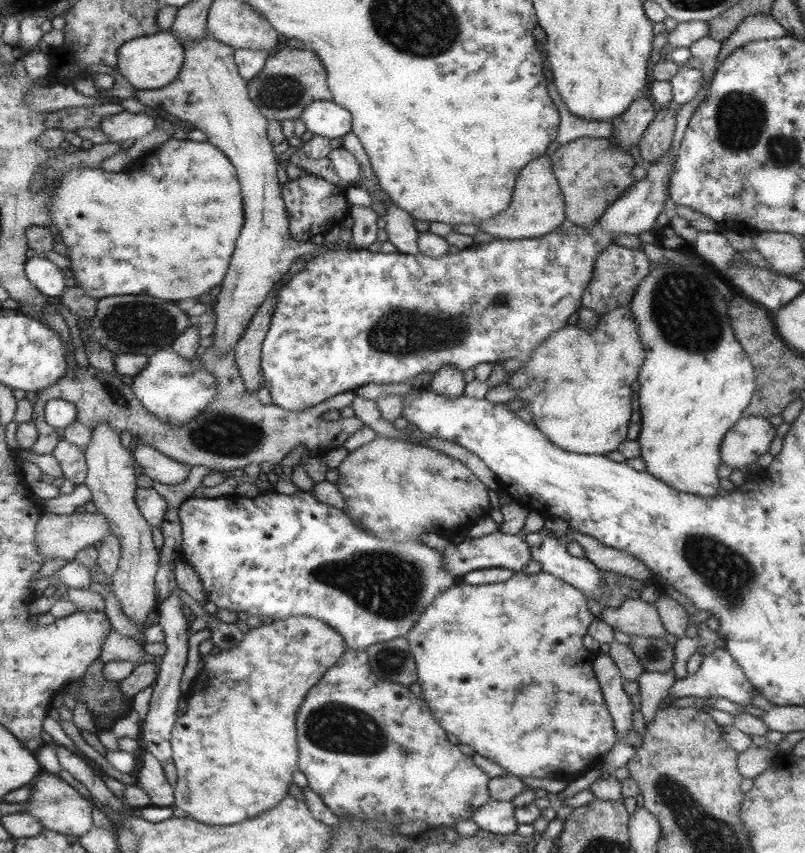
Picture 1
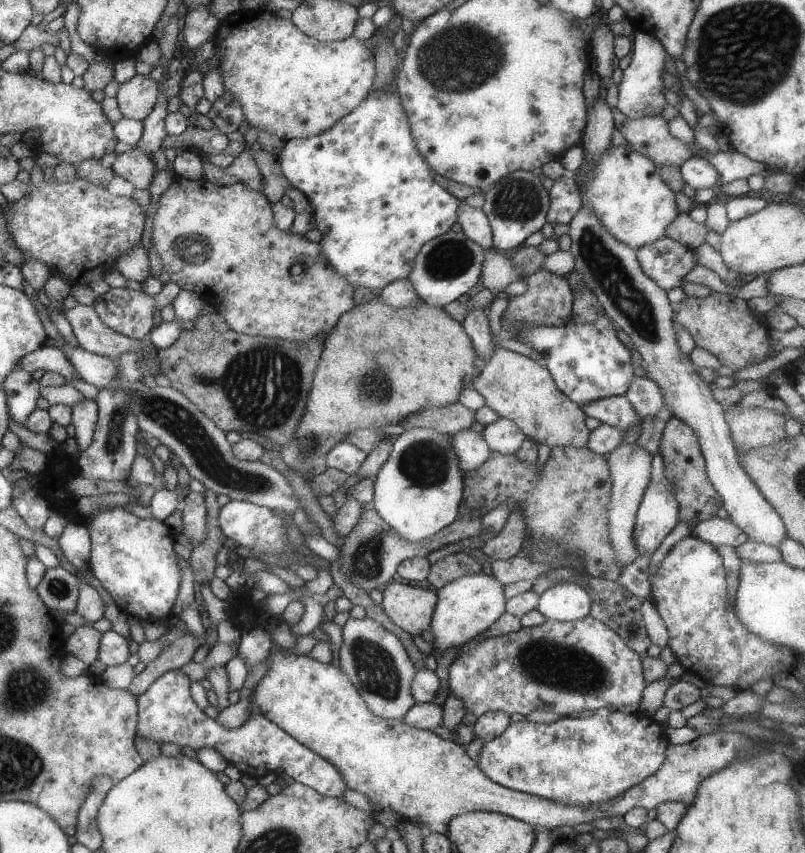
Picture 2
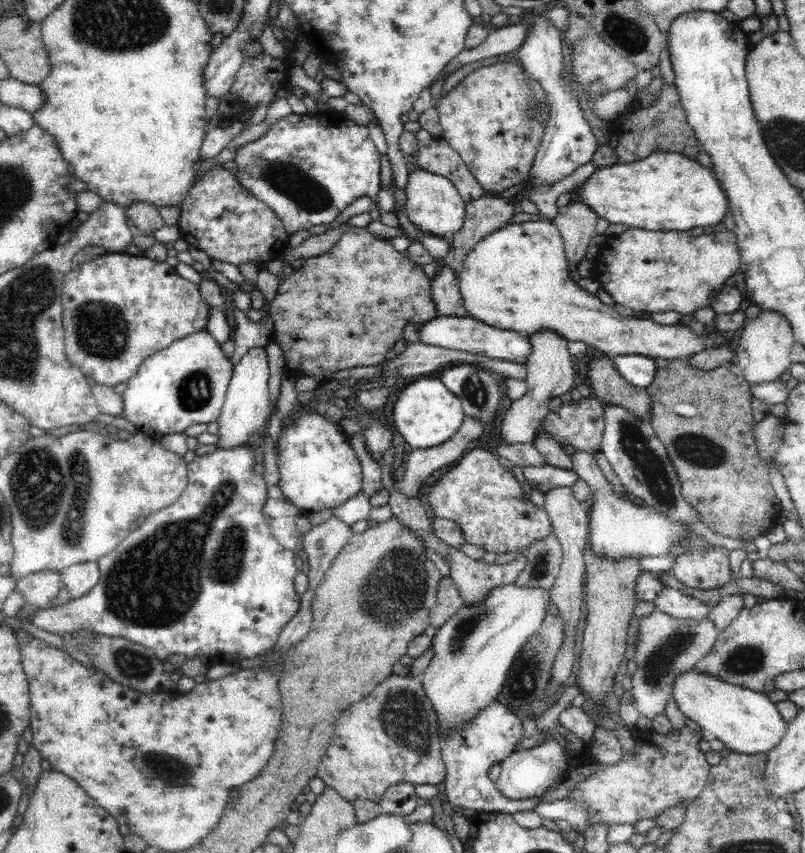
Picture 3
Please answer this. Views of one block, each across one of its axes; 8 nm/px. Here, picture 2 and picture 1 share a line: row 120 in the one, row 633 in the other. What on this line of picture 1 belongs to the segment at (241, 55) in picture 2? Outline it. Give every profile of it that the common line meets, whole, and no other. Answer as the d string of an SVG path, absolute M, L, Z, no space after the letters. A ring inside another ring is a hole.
M295 616L295 618L287 618L287 620L277 620L271 622L269 626L259 626L249 630L241 644L237 648L231 650L221 650L217 656L205 656L203 660L203 670L195 676L195 682L191 684L189 692L187 692L187 710L183 716L179 716L175 720L175 726L171 730L171 762L177 770L177 782L173 786L175 792L175 808L181 808L187 818L191 818L193 822L199 824L207 824L207 826L233 826L233 824L243 824L241 820L251 820L255 816L261 816L263 812L267 812L269 808L273 808L275 804L279 804L285 796L287 796L287 788L293 782L293 774L299 770L297 762L299 762L299 746L297 746L297 730L295 730L295 720L297 720L297 710L301 706L301 702L307 698L307 694L311 692L311 688L315 688L315 684L319 684L319 680L323 680L325 672L331 670L335 666L335 662L347 652L345 648L345 640L341 638L341 634L337 634L335 630L331 630L331 626L325 626L323 622L315 620L315 618L307 618L307 616Z

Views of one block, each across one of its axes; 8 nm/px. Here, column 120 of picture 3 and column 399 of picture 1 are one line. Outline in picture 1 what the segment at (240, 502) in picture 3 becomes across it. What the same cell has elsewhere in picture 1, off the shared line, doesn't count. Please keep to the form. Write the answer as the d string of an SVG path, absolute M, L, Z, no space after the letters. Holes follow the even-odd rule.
M297 490L297 494L291 494L291 496L283 496L277 492L273 492L273 494L261 492L257 498L237 498L235 494L227 496L227 498L225 496L223 498L189 498L179 506L177 516L181 522L179 558L183 558L195 570L207 600L213 602L217 606L217 610L227 610L227 612L237 612L237 614L245 612L247 616L271 618L273 622L295 618L295 616L315 618L315 620L323 622L325 626L331 626L331 630L335 630L337 634L341 634L347 650L363 650L365 652L373 644L385 644L389 640L405 638L407 634L411 634L415 624L419 624L419 618L423 616L423 612L427 612L427 608L431 608L431 602L435 600L435 596L439 596L443 590L449 590L451 586L455 586L459 582L459 578L455 578L443 570L443 556L447 556L447 552L433 550L421 542L399 544L399 542L377 538L375 534L367 532L359 522L353 522L345 512L335 510L327 504L321 504L313 496L299 492L299 490Z

